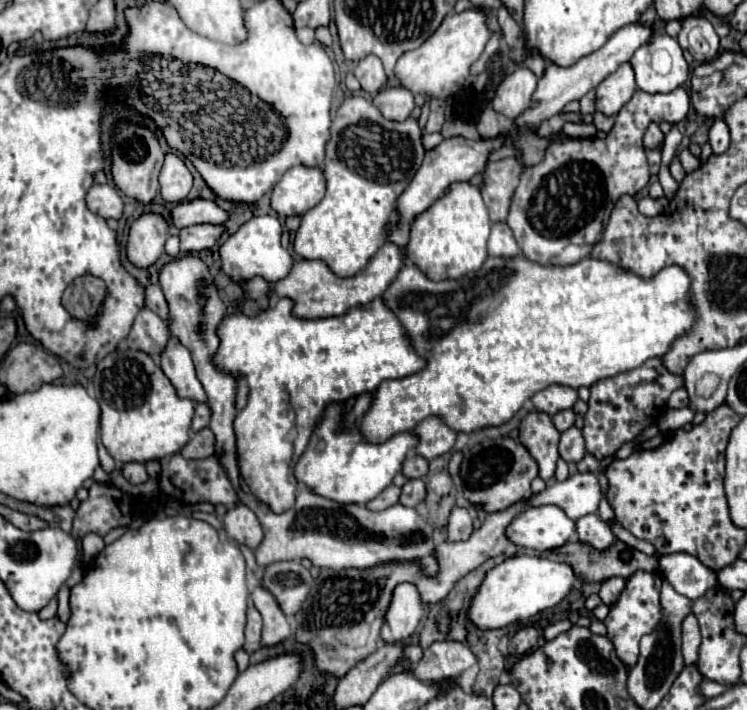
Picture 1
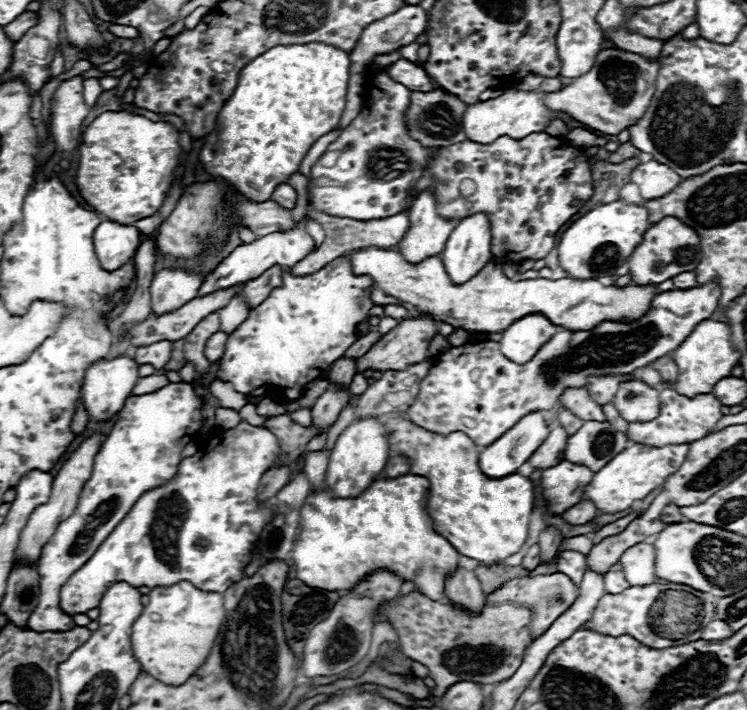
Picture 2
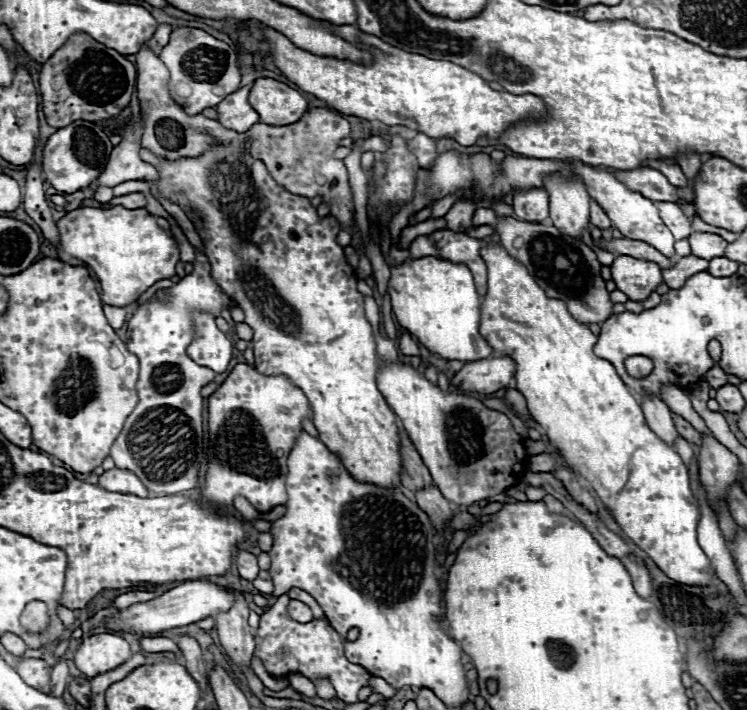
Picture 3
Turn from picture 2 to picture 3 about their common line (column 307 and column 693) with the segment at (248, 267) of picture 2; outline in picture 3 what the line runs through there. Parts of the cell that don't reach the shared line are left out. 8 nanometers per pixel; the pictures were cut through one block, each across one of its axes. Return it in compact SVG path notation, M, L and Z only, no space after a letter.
M692 232L688 242L692 248L692 254L702 260L712 260L712 258L724 256L724 250L728 246L728 242L722 236L710 234L710 232Z

